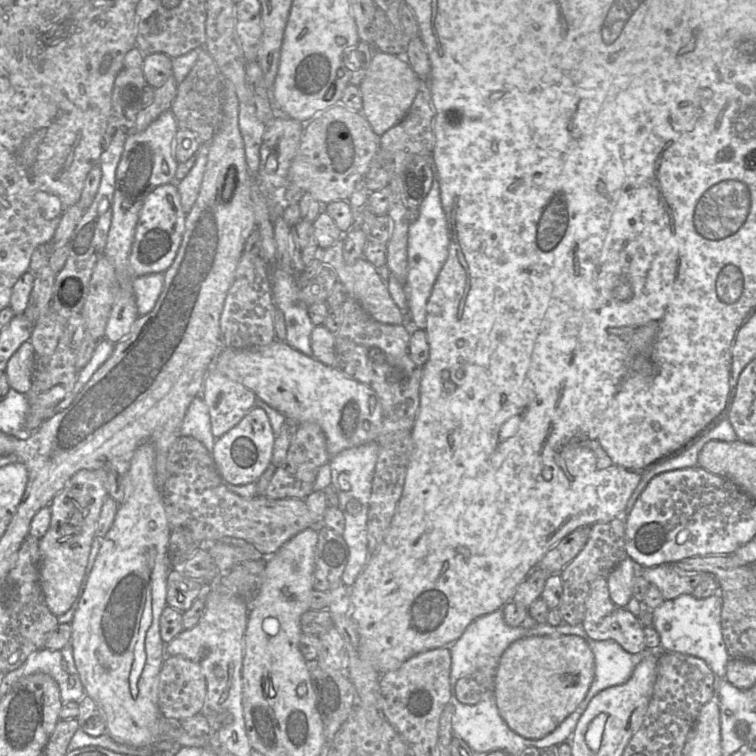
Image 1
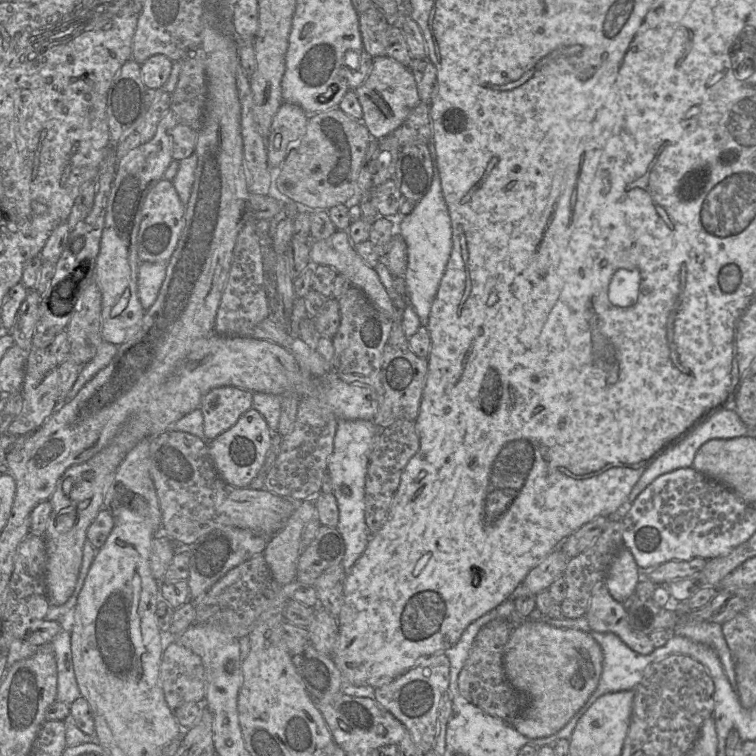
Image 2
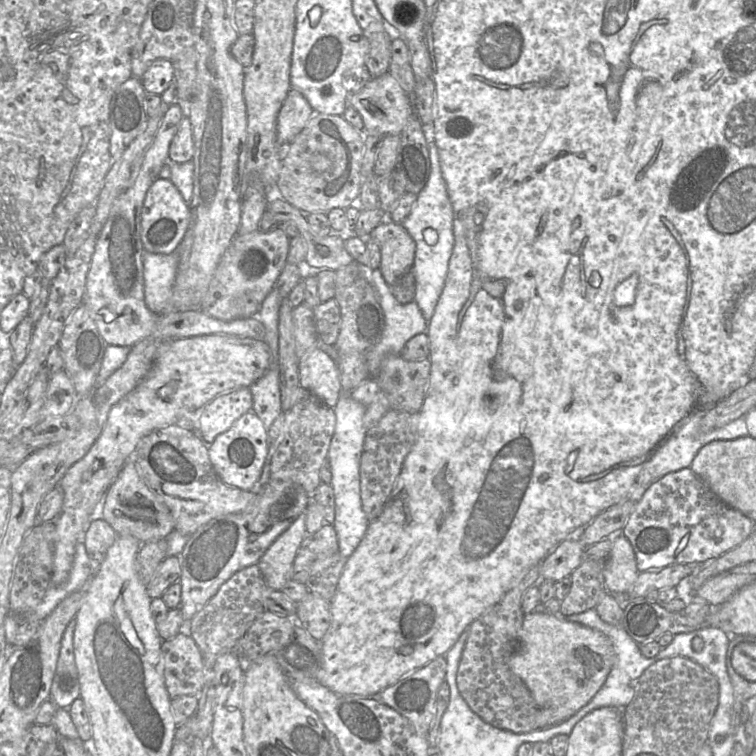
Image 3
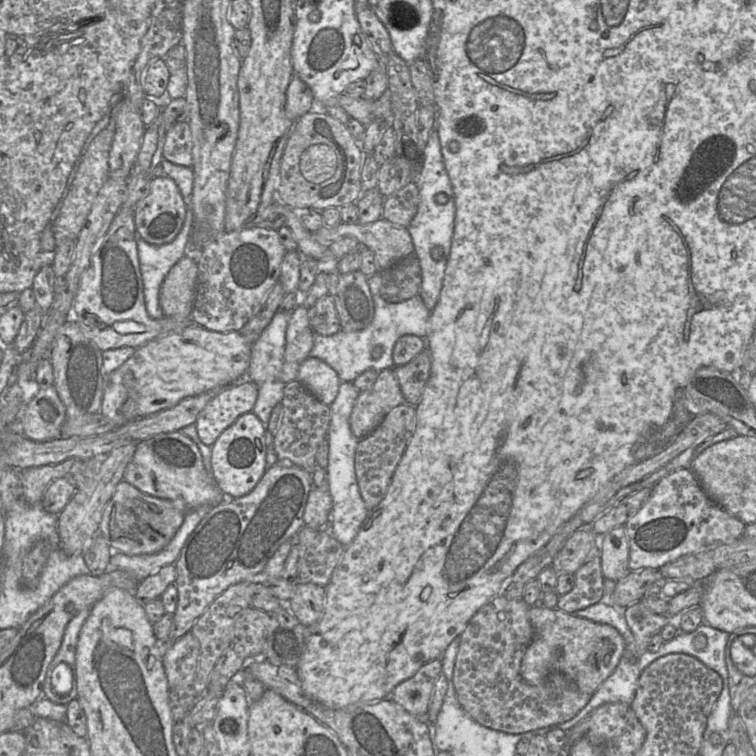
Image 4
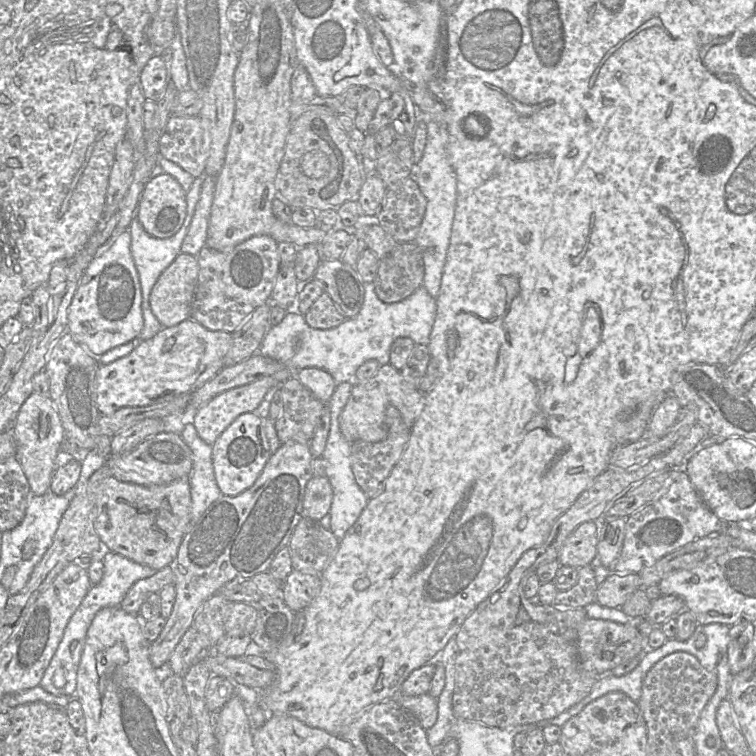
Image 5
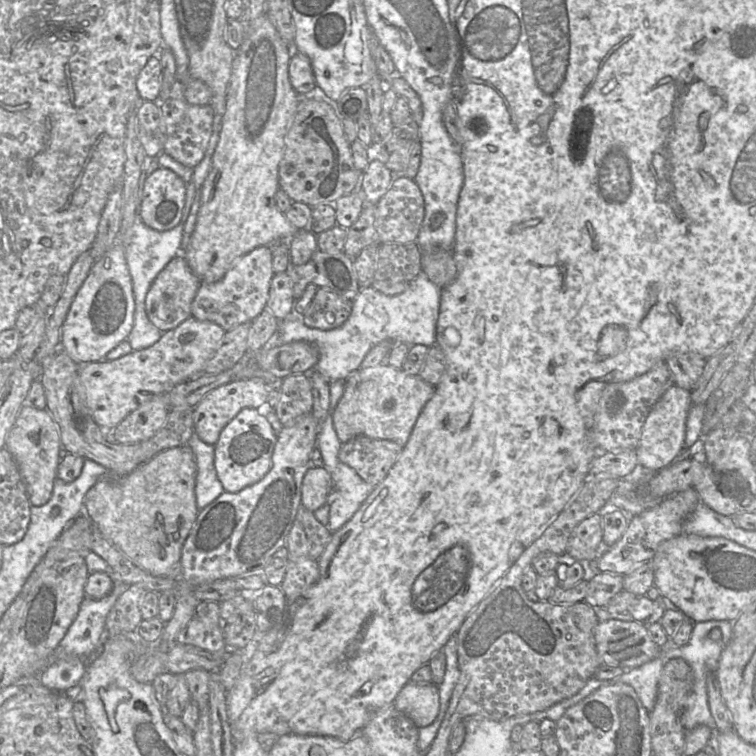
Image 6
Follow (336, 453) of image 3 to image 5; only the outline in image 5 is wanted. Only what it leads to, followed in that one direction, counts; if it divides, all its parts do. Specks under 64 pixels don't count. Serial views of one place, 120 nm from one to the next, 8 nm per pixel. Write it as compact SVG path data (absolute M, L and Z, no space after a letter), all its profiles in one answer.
M352 382L337 384L330 401L327 403L330 411L330 430L325 449L322 453L325 476L328 478L333 490L333 500L329 512L330 530L339 540L354 525L369 501L367 495L356 482L351 468L351 444L344 438L339 426L339 416L349 399L352 386Z

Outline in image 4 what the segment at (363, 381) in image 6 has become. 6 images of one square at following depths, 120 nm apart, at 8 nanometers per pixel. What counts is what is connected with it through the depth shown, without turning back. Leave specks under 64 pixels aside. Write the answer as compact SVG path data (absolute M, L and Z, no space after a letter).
M393 368L382 370L370 389L359 392L349 418L352 434L358 439L368 436L387 413L404 403Z

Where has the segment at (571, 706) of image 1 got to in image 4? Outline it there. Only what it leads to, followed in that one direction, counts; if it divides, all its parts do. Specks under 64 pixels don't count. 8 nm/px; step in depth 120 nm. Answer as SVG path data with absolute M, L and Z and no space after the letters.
M530 606L528 617L534 637L521 661L521 676L529 685L540 685L554 672L564 674L582 692L592 695L617 667L625 640L616 628L555 608Z

